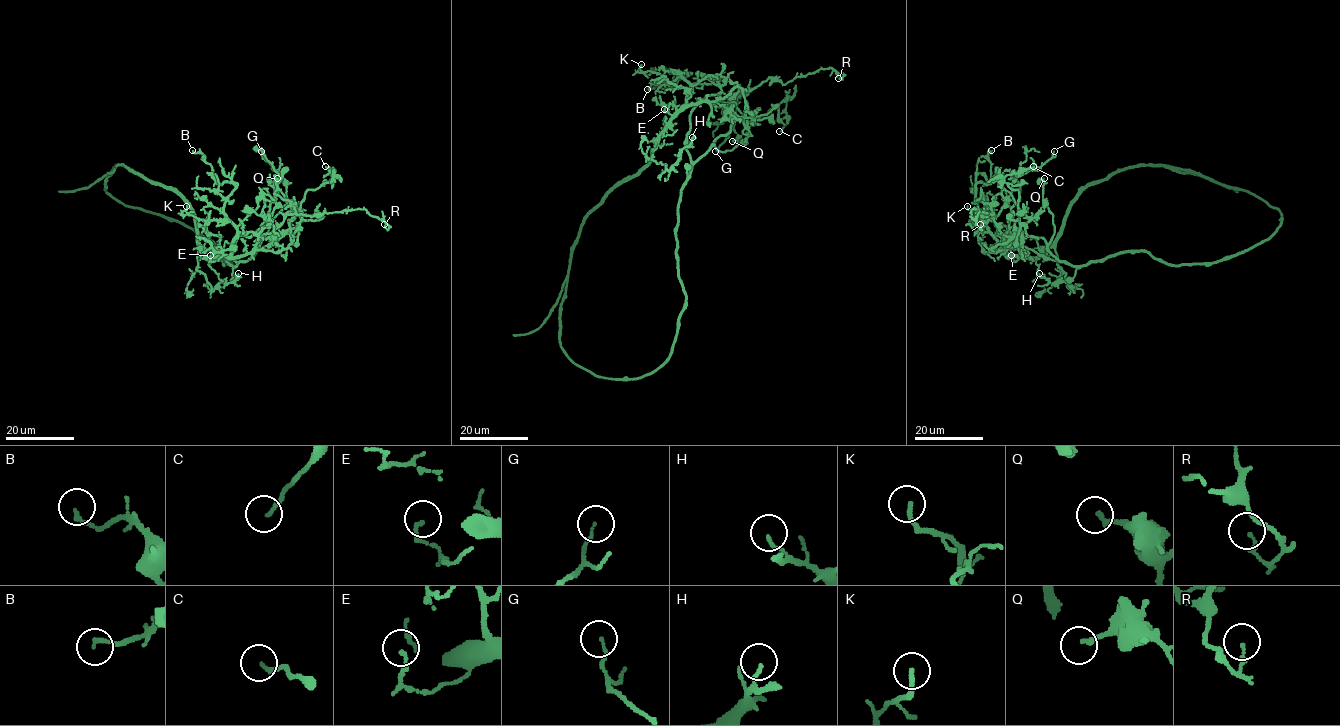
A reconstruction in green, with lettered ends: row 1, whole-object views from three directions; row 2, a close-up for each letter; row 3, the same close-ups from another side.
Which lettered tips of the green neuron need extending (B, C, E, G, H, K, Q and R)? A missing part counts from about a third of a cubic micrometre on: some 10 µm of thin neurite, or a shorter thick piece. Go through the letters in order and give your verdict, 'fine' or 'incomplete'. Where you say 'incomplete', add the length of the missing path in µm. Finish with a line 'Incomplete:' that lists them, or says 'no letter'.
B: fine
C: fine
E: fine
G: fine
H: fine
K: fine
Q: fine
R: fine
Incomplete: no letter

